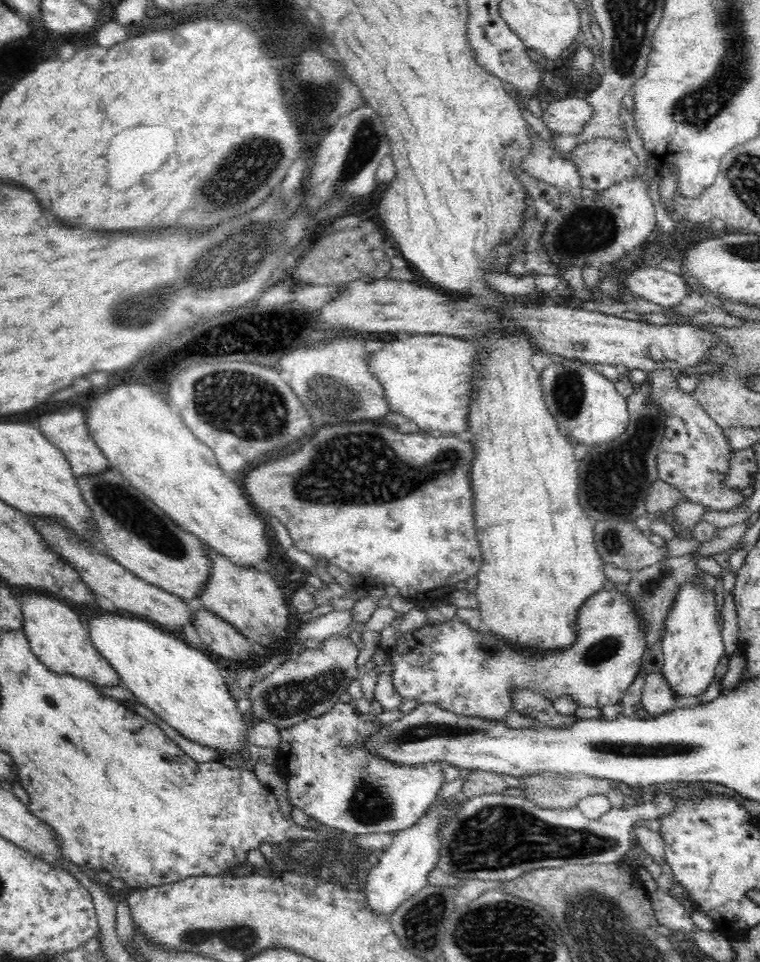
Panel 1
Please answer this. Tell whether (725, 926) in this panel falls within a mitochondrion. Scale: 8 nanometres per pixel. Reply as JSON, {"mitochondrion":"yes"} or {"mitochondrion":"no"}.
{"mitochondrion":"no"}

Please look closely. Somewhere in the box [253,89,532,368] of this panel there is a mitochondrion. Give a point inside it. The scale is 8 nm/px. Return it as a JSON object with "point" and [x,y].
{"point":[366,140]}

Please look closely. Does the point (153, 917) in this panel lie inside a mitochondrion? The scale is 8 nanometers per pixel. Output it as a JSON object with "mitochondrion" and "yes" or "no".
{"mitochondrion":"no"}

